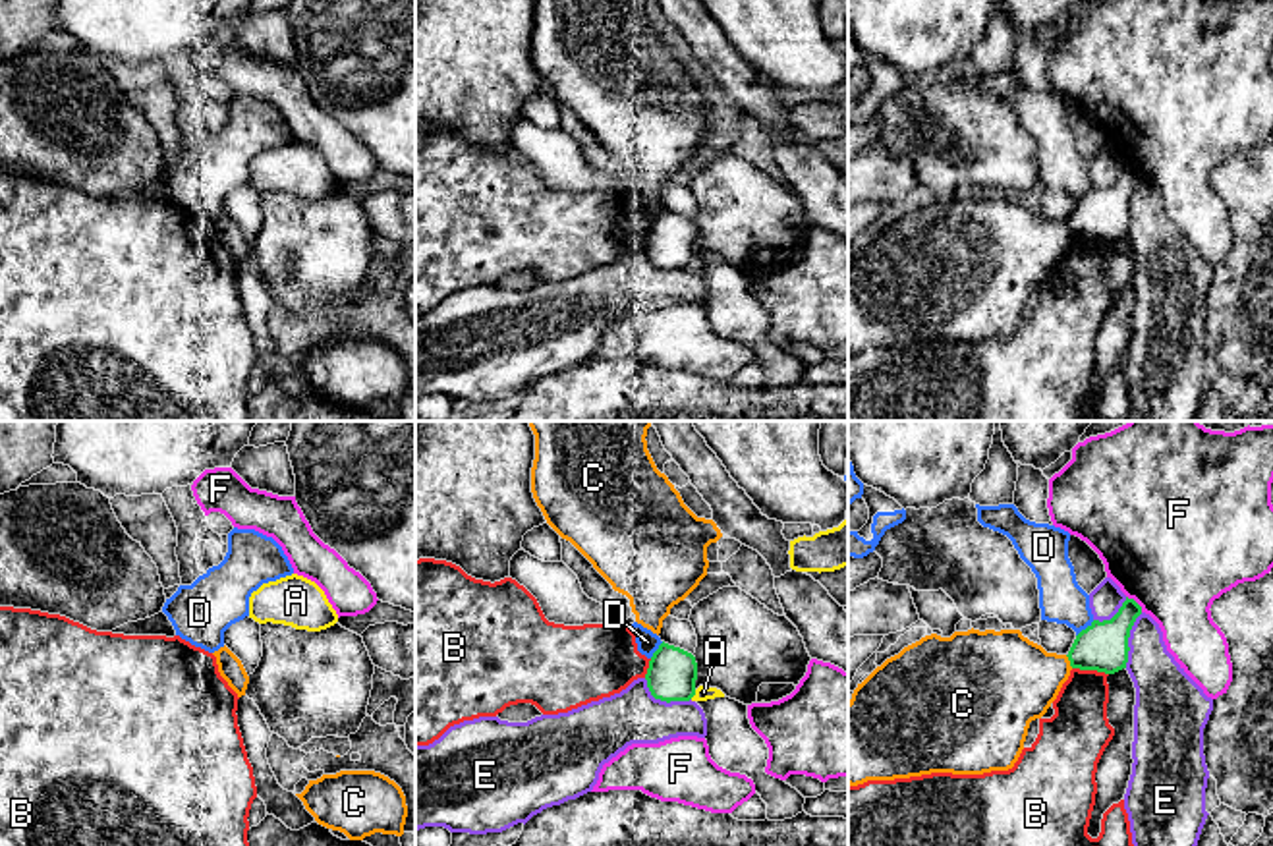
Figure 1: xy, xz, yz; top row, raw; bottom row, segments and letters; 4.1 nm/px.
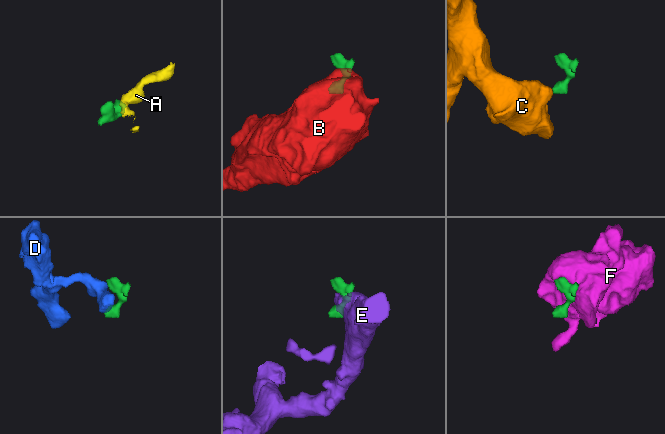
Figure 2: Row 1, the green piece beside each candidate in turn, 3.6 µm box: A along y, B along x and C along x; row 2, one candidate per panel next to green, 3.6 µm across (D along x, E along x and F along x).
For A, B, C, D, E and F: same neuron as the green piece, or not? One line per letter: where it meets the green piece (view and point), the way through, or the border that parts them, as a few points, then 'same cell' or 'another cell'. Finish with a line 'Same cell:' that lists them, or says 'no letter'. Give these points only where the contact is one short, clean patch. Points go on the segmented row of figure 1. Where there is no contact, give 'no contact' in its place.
A: meets green in xz at (694, 694); border along xz (696, 690), (690, 698); another cell
B: meets green in yz at (1090, 669); another cell
C: meets green in yz at (1069, 659); another cell
D: meets green in yz at (1086, 628); another cell
E: meets green in xz at (663, 700); another cell
F: meets green in yz at (1136, 603); another cell
Same cell: no letter

